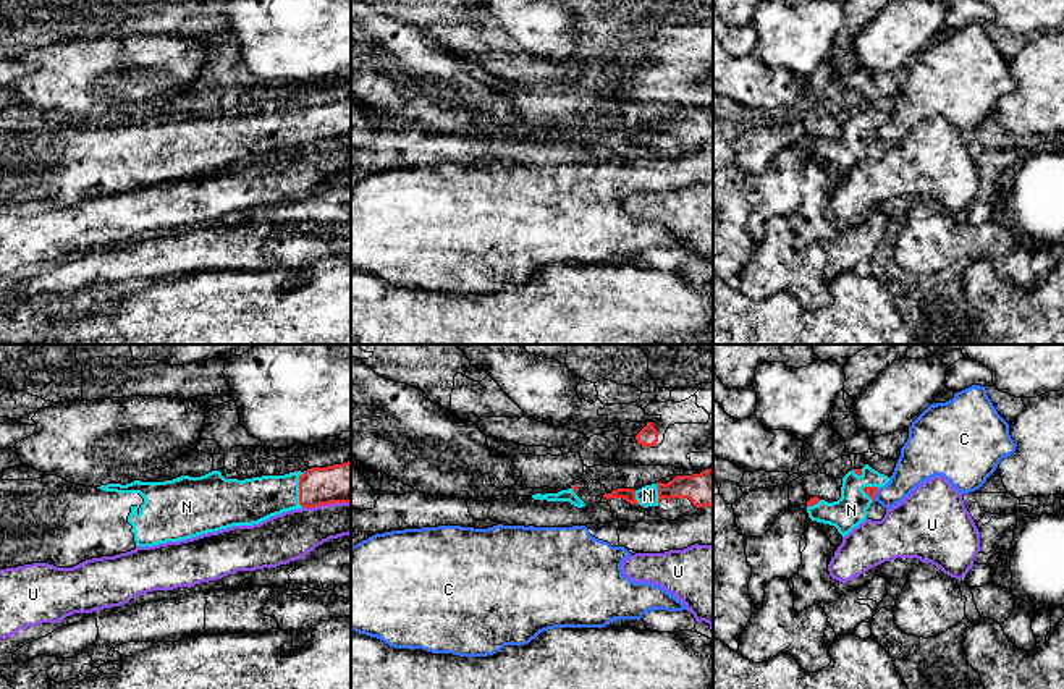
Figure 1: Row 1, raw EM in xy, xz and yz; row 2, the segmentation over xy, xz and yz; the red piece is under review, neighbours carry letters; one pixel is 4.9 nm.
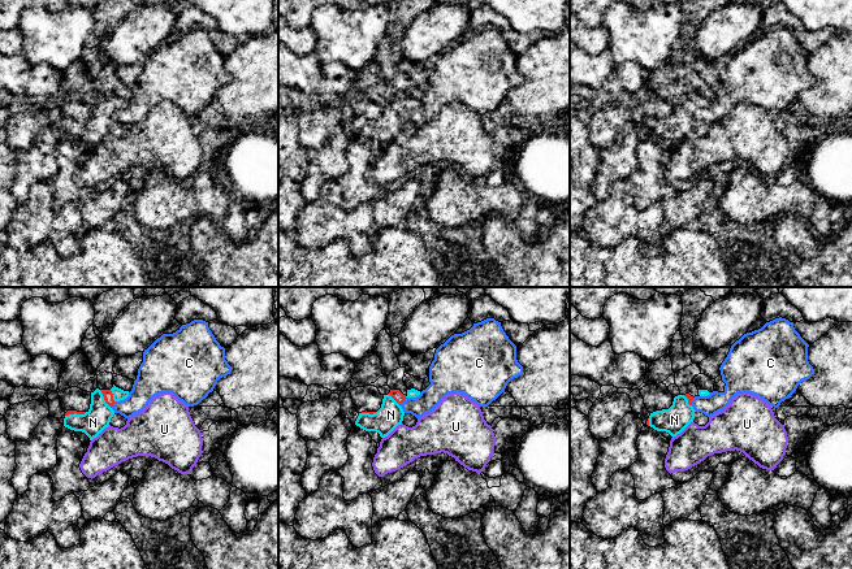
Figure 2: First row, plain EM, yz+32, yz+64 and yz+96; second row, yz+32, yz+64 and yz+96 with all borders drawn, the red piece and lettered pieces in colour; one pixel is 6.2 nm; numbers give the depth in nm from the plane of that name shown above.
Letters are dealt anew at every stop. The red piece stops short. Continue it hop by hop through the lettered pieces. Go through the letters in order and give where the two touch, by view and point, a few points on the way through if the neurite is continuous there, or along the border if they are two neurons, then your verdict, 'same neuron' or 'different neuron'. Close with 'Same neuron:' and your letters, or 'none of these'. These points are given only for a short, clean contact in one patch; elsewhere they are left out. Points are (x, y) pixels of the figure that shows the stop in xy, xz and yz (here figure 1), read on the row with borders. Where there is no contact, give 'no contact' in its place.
C: meets red in yz at (874, 495); border along yz (878, 489), (874, 500); different neuron
N: meets red in xy at (299, 489); same neuron
U: meets red in xy at (325, 503); different neuron
Same neuron: N

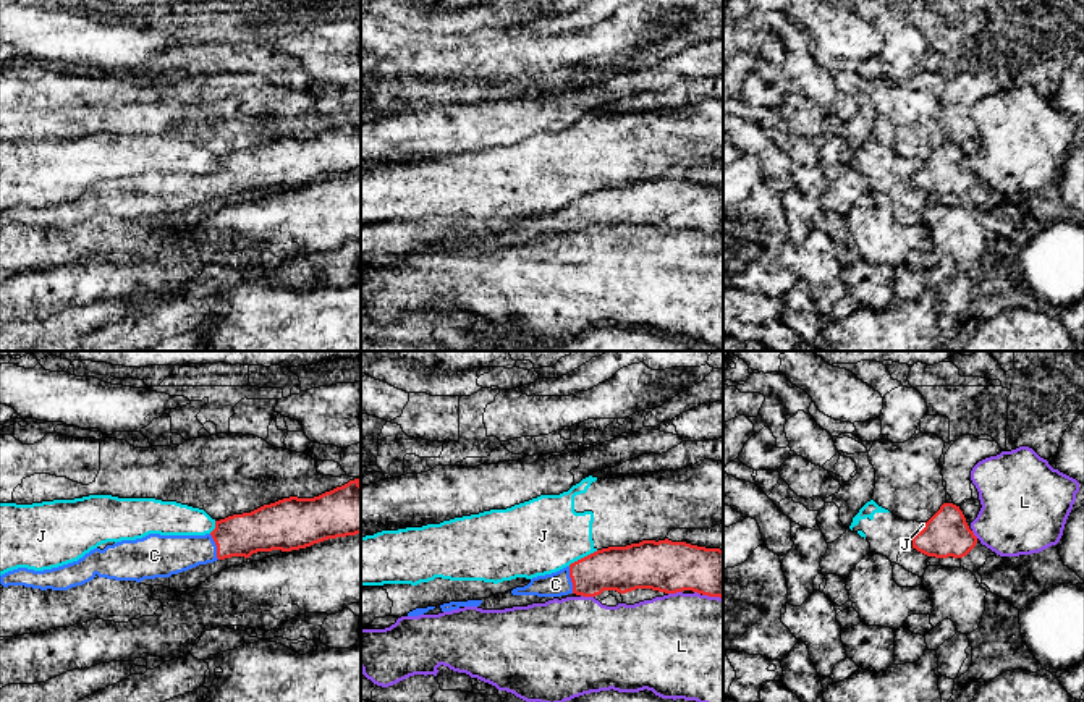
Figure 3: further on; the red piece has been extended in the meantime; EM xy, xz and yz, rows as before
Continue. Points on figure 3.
C: meets red in xz at (571, 579); runs through xz (617, 568), (571, 579), (555, 584); same neuron
J: meets red in xz at (584, 557); border along xz (597, 550), (568, 565); different neuron
L: meets red in xz at (675, 592); different neuron
Same neuron: C

